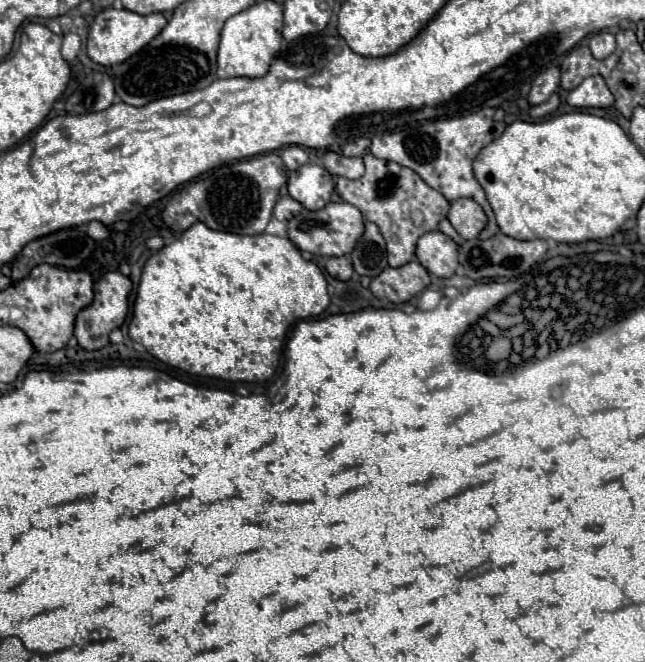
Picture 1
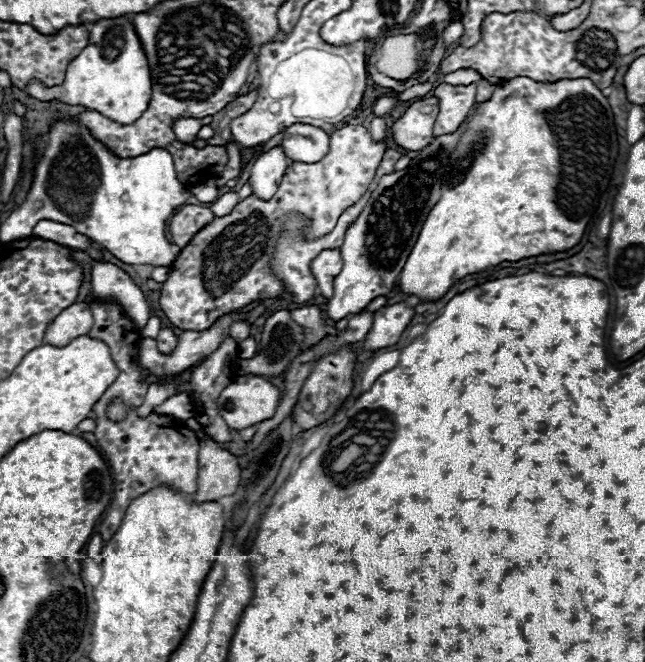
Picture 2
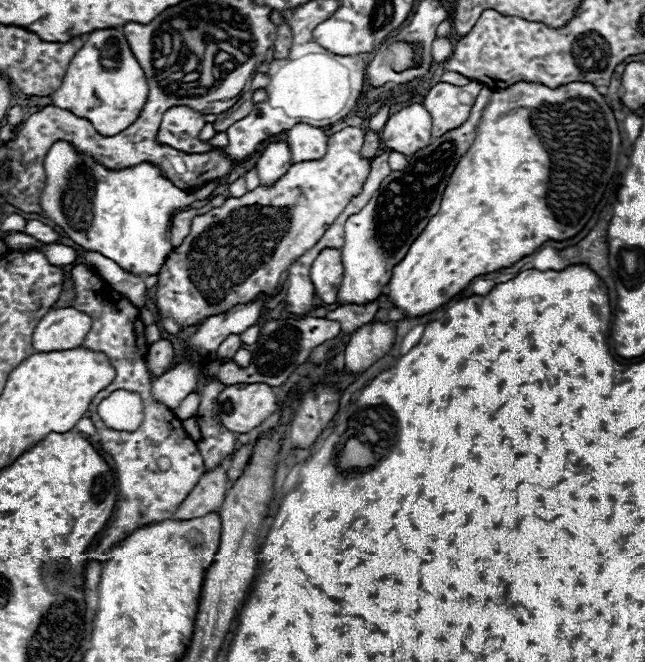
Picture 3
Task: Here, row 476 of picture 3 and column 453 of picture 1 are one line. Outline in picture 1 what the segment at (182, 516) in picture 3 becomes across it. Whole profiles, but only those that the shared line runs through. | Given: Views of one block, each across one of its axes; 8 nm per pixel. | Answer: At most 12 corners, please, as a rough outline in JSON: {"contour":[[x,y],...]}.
{"contour":[[474,200],[450,202],[448,220],[472,240],[488,218]]}

